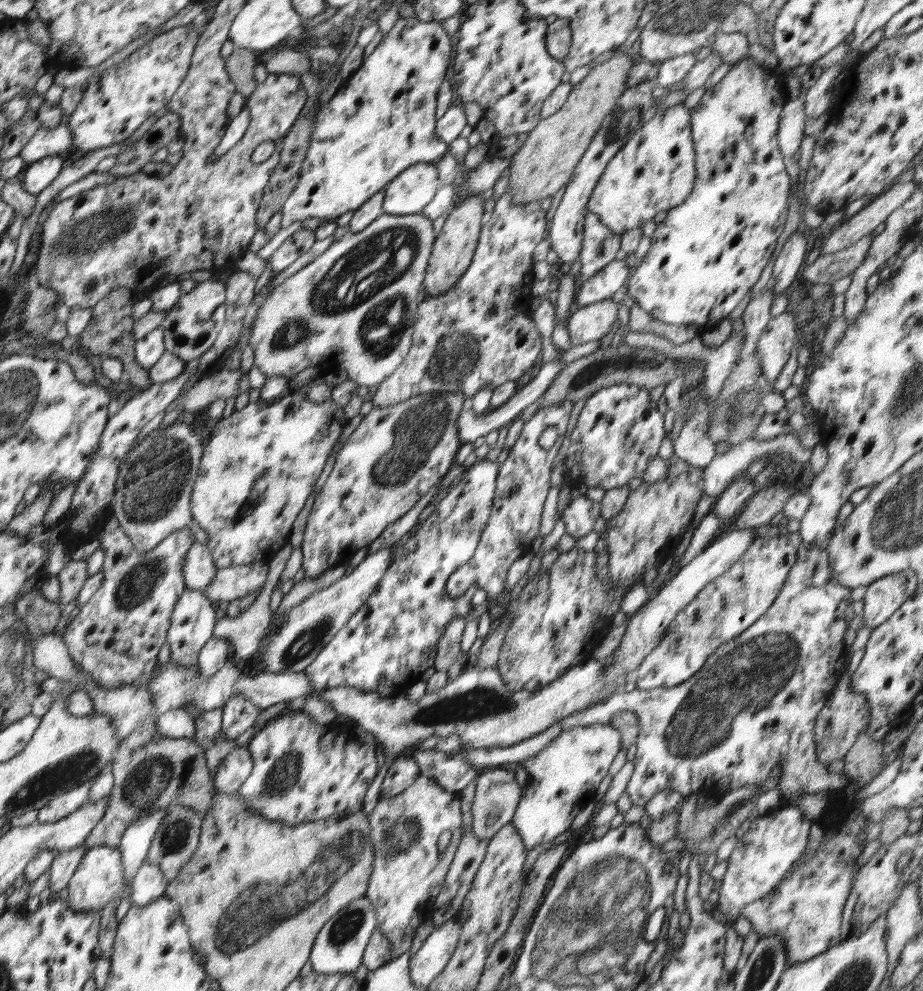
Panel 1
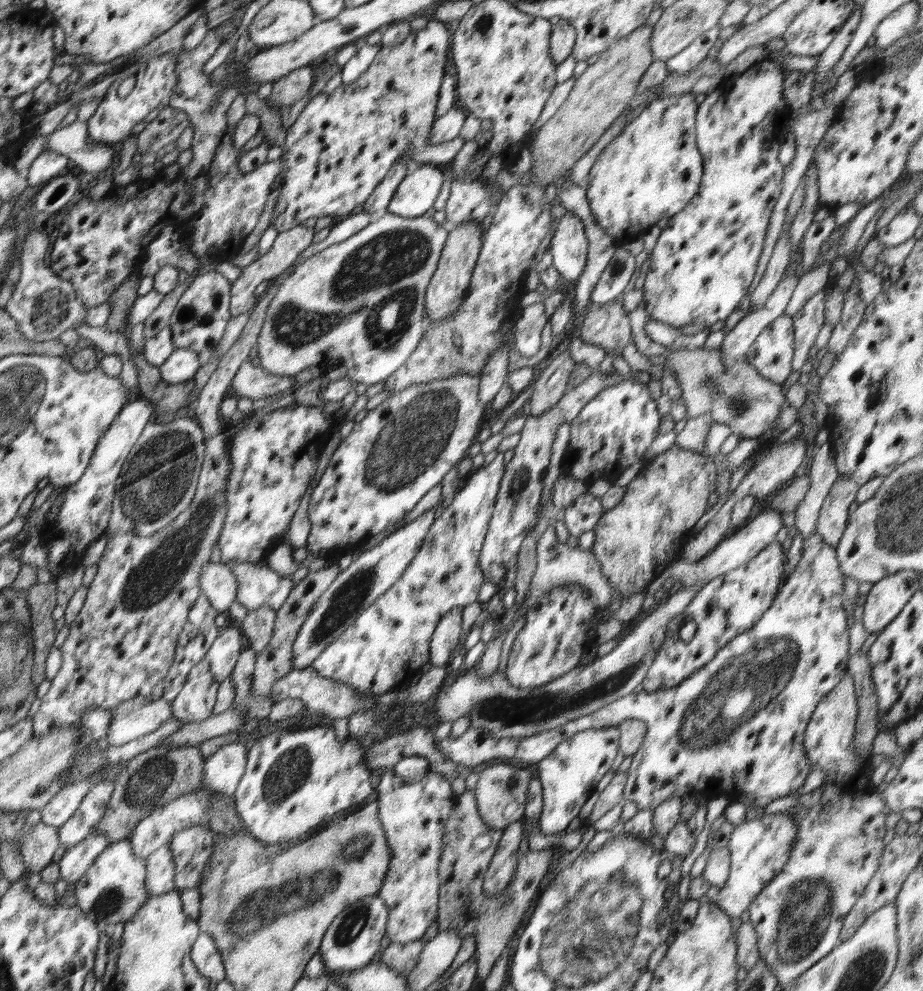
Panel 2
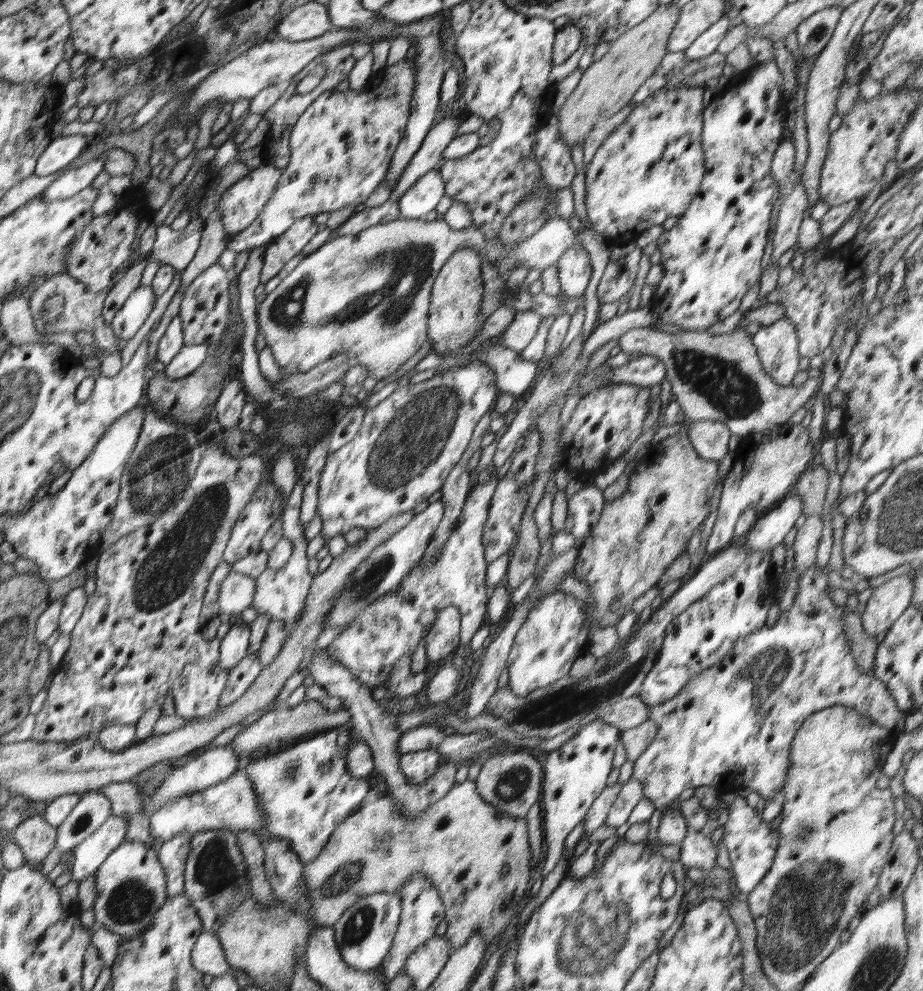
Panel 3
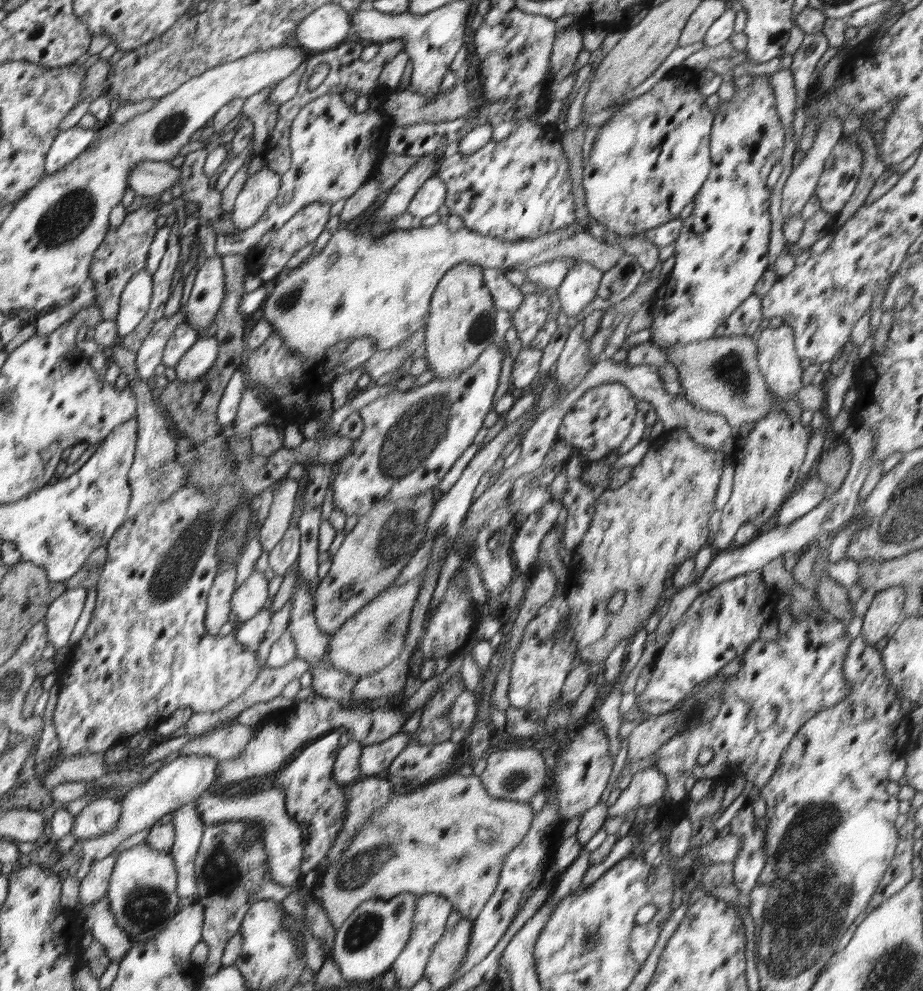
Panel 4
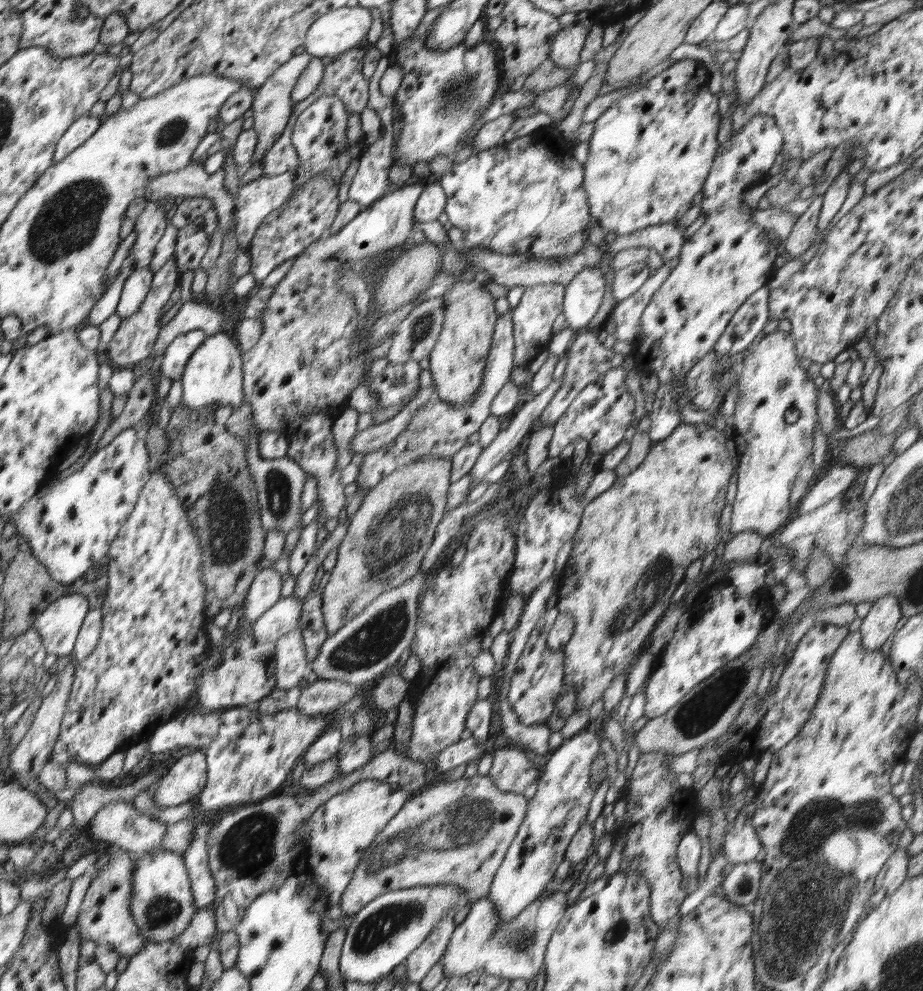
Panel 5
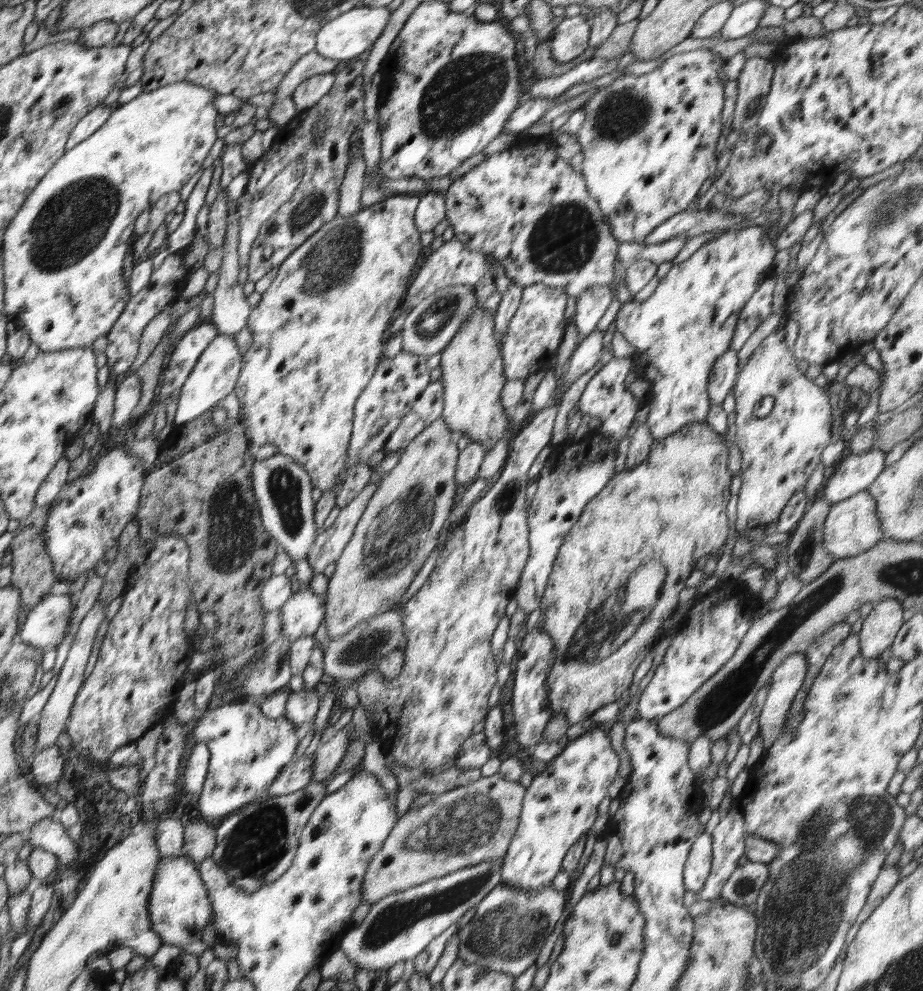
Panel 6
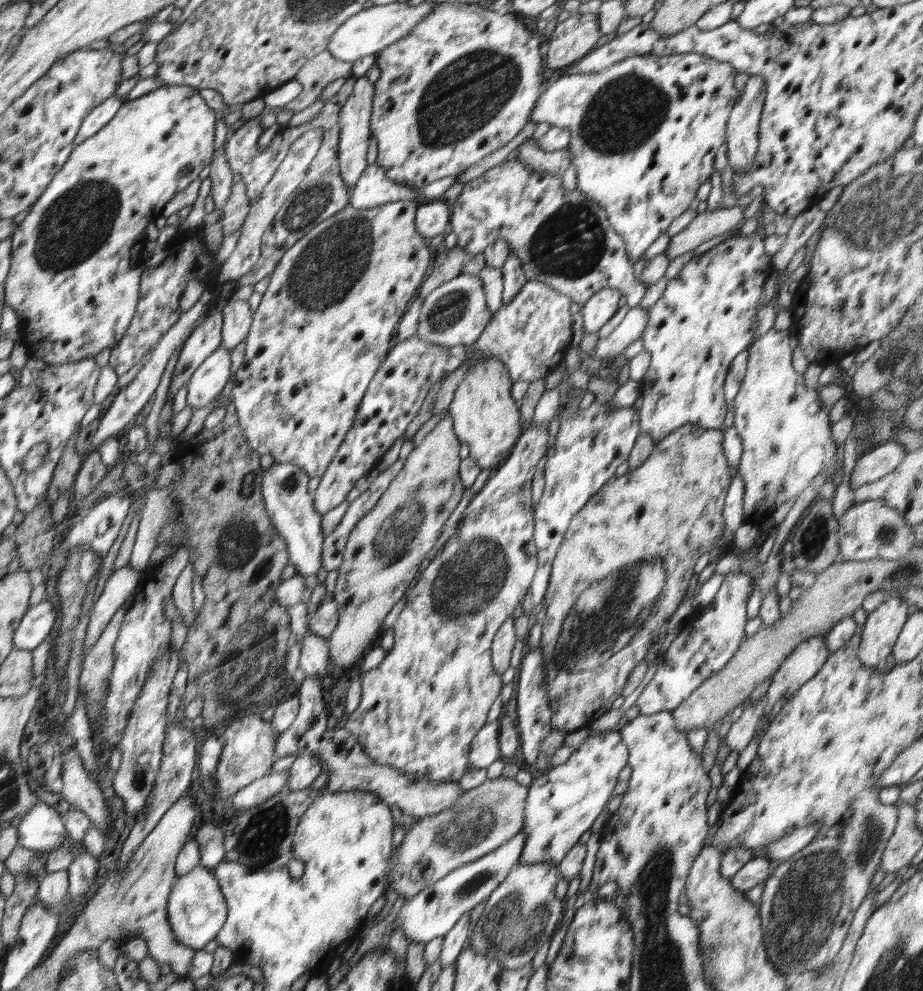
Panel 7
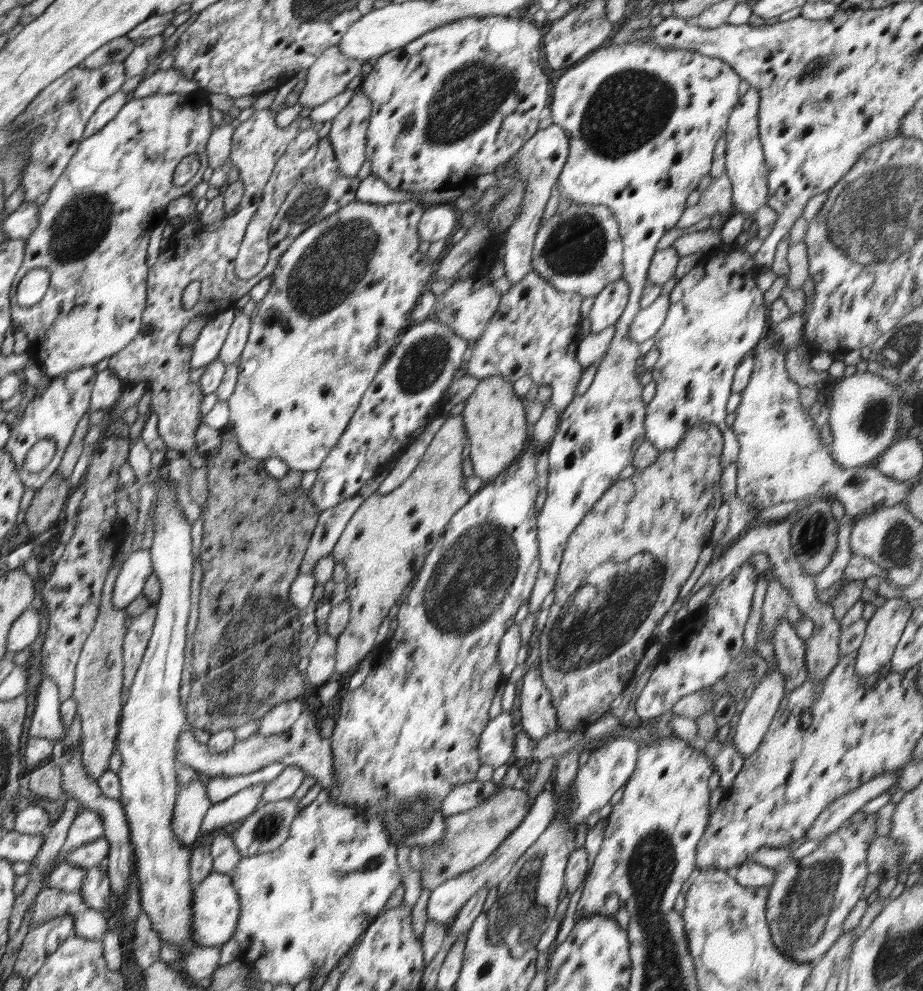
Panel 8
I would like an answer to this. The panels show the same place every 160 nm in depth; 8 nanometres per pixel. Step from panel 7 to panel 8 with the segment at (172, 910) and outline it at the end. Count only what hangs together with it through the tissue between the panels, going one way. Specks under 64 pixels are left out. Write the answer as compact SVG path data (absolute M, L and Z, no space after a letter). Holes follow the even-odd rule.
M212 872L200 881L198 887L193 887L192 897L192 938L198 946L221 947L232 938L236 923L240 916L240 899L236 889L231 885L231 877L226 874Z

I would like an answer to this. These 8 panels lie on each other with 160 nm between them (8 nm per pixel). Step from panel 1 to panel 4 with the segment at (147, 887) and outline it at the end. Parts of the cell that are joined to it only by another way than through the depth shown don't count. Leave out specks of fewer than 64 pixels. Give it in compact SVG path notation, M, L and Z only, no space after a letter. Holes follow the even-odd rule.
M192 802L184 804L173 812L175 839L169 853L178 872L176 892L182 899L195 898L197 892L194 860L196 860L205 824L196 808L198 808L196 803Z

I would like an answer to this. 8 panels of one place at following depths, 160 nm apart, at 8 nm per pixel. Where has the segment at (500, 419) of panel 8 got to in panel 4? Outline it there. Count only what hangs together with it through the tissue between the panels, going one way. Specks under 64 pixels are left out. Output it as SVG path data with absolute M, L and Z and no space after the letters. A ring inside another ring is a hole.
M460 263L448 270L430 300L426 319L425 359L432 364L436 380L458 378L493 344L497 309L485 286L483 268L476 263Z

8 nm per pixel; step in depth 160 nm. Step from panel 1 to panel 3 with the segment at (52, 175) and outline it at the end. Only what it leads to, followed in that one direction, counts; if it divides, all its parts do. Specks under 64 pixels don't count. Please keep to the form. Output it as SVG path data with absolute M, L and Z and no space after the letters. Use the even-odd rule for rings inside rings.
M80 133L53 140L39 156L35 175L44 177L67 167L86 148L88 142L89 137Z

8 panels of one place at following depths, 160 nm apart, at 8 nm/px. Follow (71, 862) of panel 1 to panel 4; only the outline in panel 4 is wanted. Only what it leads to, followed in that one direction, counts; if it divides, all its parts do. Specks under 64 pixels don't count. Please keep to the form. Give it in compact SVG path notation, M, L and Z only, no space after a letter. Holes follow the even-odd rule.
M206 755L178 757L170 764L166 764L164 768L160 768L147 781L132 788L121 802L122 811L115 827L100 836L83 840L79 855L82 864L75 877L81 881L88 875L92 864L100 862L113 852L118 853L117 848L124 840L158 823L165 814L174 812L184 804L198 799L215 781L216 762L218 762L216 759Z

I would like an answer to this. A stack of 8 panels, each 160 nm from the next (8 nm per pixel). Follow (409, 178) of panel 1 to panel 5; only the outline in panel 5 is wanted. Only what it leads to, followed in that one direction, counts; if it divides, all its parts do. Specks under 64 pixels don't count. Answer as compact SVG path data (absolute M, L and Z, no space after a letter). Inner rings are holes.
M429 181L416 201L413 217L419 223L432 222L444 212L447 196L442 185L437 181Z

